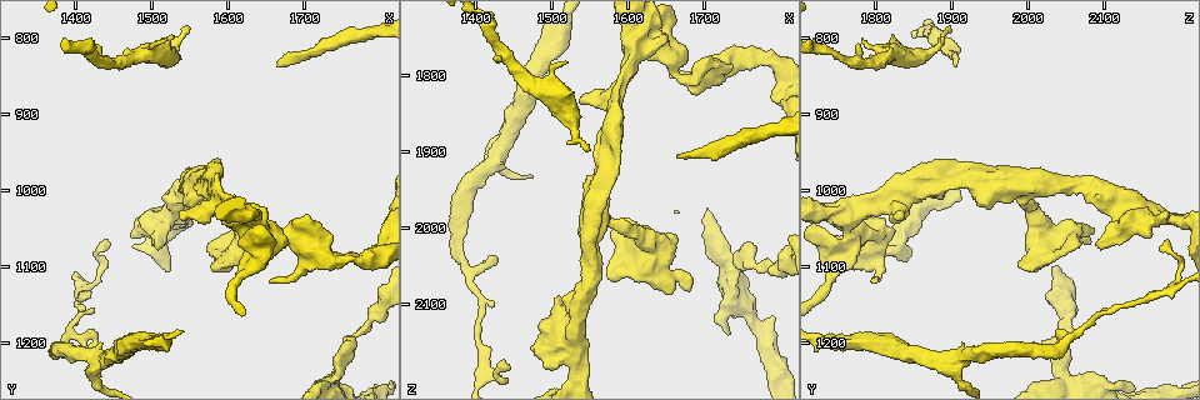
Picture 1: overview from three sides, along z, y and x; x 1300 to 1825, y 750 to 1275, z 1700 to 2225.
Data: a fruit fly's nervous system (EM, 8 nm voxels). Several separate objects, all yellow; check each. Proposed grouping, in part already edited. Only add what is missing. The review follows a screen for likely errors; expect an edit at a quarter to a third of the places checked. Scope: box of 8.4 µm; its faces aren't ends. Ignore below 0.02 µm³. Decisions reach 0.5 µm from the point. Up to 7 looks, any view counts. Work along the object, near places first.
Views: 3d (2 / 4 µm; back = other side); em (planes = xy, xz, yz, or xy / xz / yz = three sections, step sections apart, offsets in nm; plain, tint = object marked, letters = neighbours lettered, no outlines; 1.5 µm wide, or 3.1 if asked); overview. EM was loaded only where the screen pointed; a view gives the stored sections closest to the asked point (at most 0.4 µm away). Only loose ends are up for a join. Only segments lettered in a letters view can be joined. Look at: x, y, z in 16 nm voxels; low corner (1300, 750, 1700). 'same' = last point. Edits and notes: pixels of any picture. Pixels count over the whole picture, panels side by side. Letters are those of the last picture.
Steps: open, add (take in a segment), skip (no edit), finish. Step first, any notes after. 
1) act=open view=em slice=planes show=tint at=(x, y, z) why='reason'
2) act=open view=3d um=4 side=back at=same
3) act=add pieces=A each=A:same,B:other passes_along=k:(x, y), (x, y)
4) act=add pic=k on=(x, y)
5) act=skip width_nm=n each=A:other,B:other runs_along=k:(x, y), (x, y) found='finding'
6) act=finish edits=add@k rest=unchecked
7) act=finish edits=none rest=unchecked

act=open view=3d um=2 at=(1665, 835, 1900)

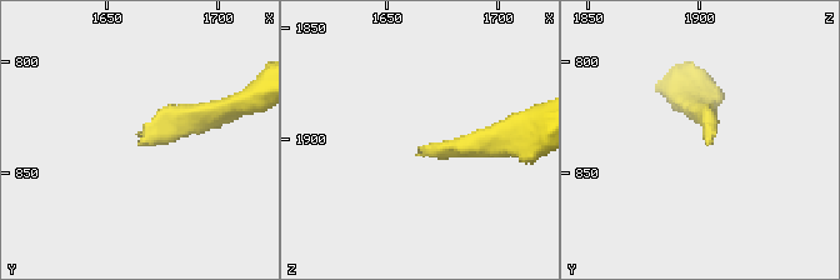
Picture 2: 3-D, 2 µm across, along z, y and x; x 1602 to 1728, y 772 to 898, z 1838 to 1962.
act=open view=em slice=yz step=8 show=letters at=(1665, 835, 1902)

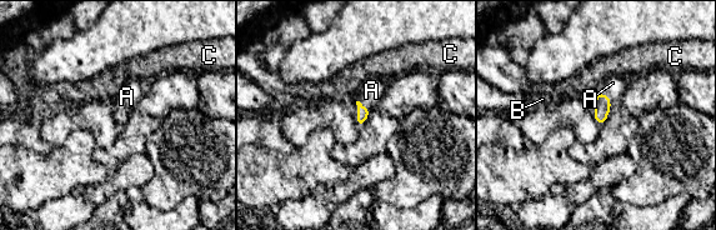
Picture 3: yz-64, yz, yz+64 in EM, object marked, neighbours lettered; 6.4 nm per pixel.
act=add pieces=A each=A:same,B:other,C:other found='it goes on there'

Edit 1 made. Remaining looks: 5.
act=open view=3d um=2 at=(1585, 990, 1820) why='an open end'

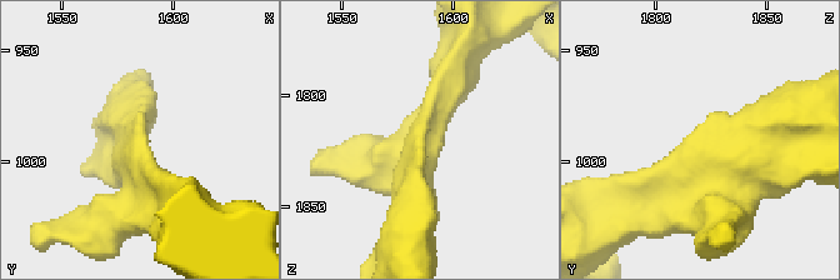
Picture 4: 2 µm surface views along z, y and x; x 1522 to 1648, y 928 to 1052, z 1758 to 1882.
act=open view=em slice=planes show=plain at=(1586, 989, 1816) why='shape alone is not enough'

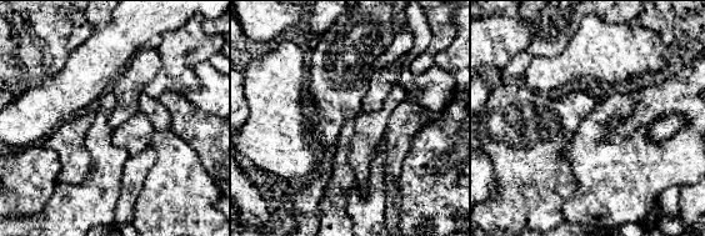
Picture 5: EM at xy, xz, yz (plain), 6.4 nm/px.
act=open view=em slice=planes show=letters at=same

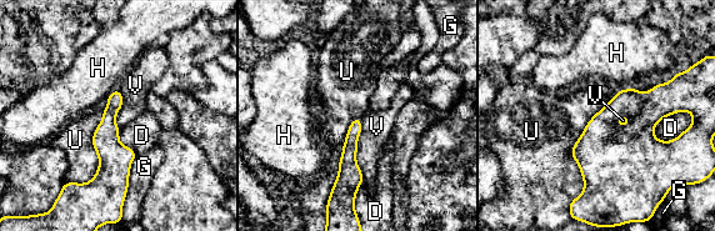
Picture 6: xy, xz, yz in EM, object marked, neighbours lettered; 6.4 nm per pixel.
act=skip each=D:other,G:other,H:other,U:other,V:other border=6:(605, 103), (573, 146), (569, 201) found='no lettered segment goes on from it'

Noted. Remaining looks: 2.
act=finish edits=add@3 rest=unchecked

